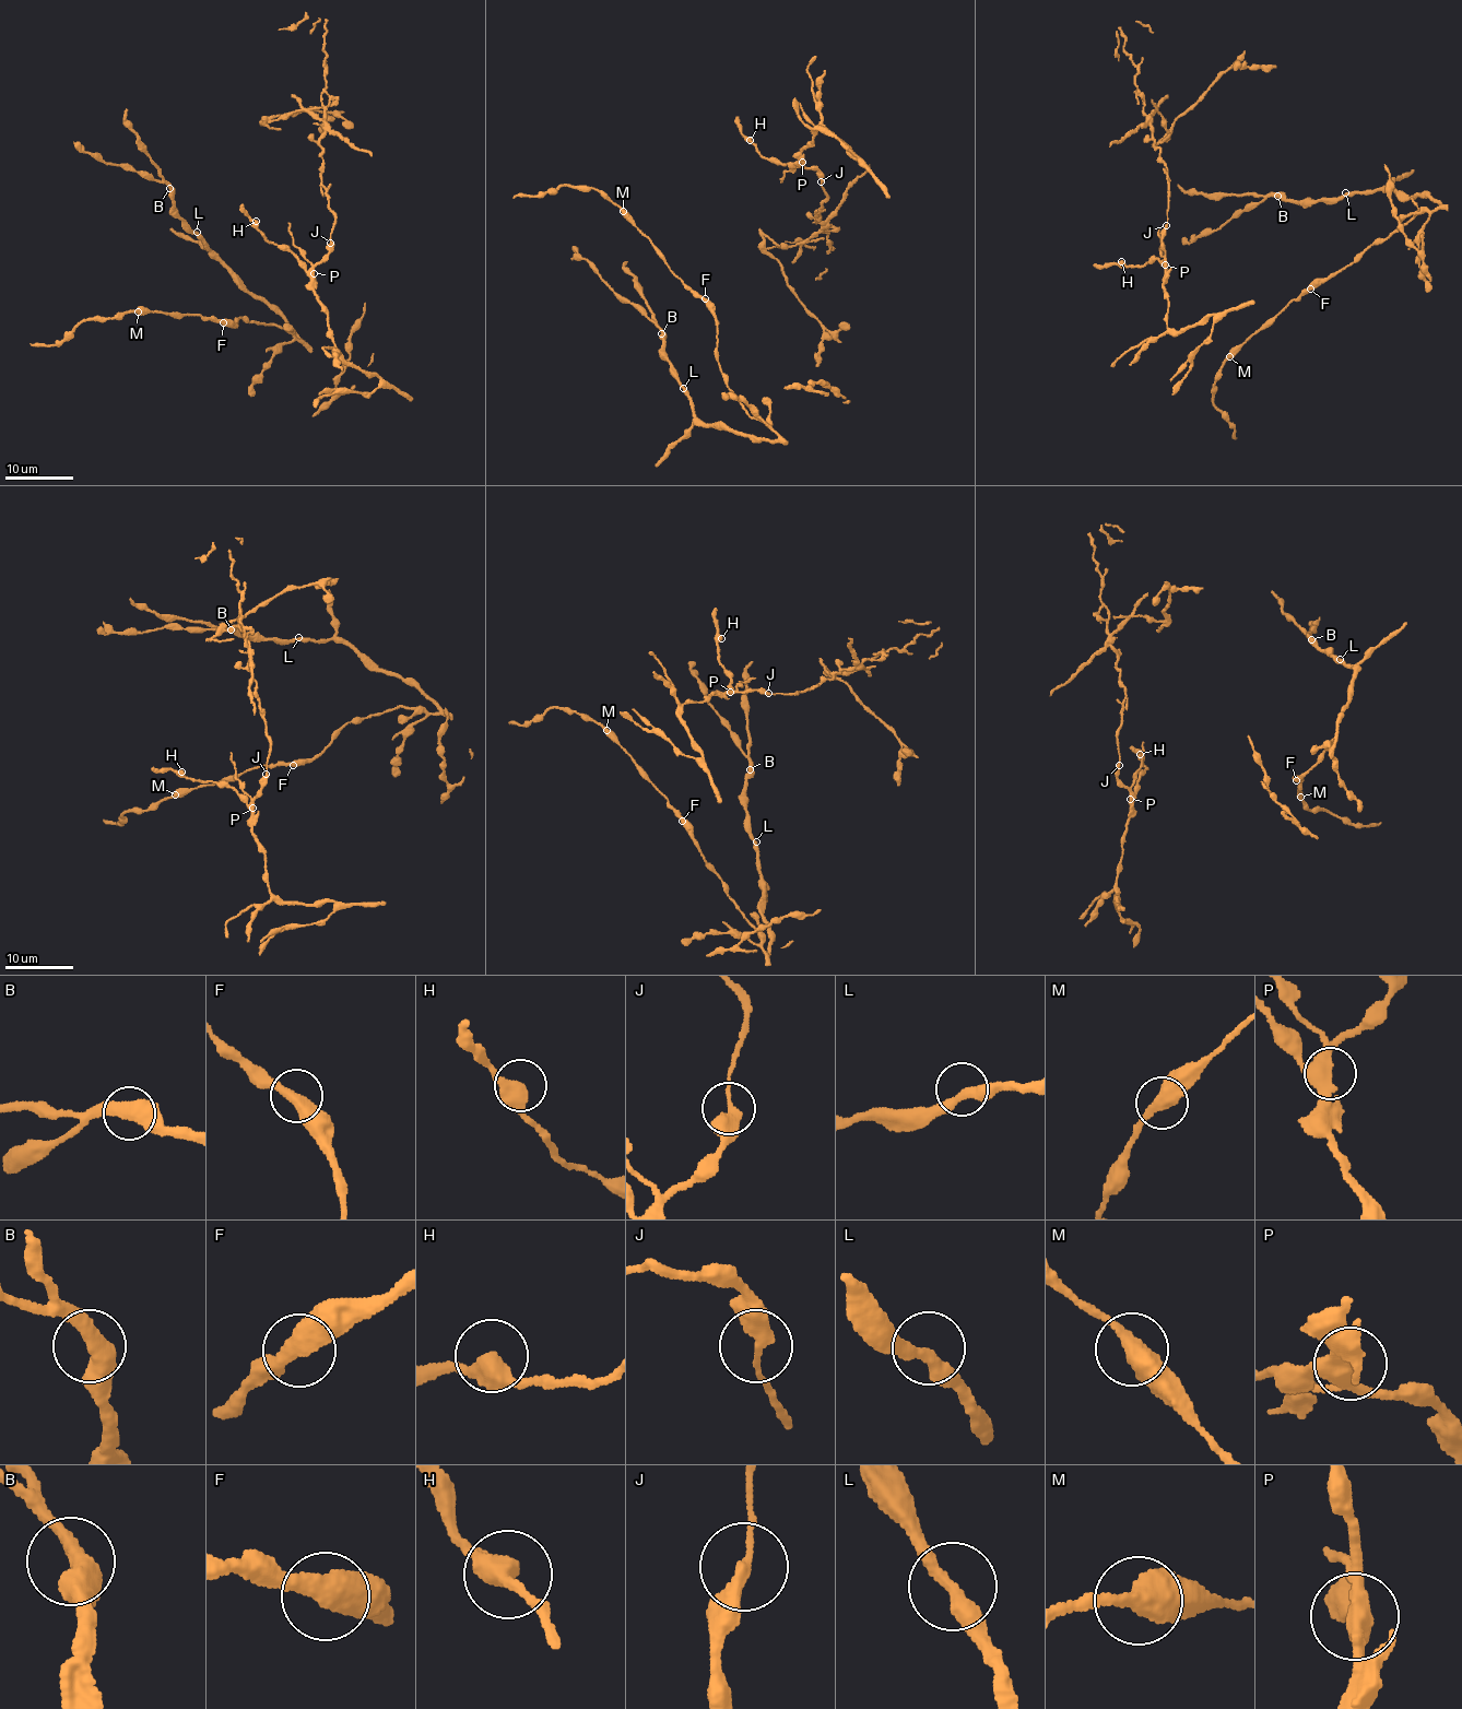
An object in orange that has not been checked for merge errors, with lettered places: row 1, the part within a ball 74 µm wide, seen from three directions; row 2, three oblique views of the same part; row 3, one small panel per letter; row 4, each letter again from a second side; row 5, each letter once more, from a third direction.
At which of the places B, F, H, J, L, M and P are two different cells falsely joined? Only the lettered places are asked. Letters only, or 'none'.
J, P

